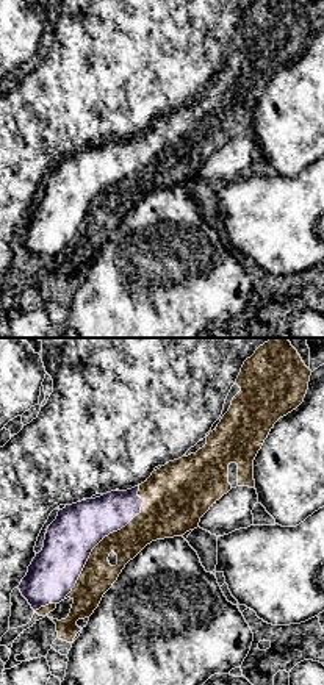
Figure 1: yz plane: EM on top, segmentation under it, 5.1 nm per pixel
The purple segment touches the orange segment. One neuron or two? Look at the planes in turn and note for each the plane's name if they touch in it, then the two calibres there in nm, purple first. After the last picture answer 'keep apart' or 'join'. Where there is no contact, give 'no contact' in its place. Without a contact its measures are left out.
yz | 260/170 nm

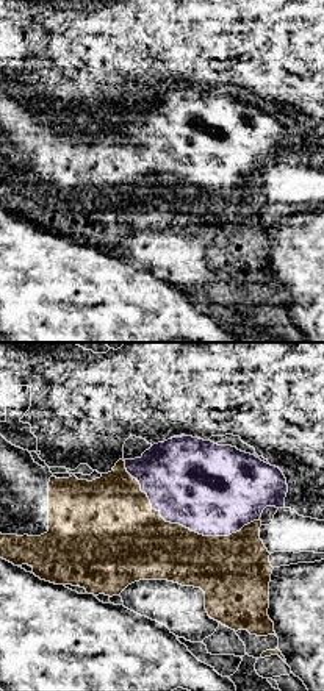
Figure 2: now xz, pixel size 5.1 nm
xz | 460/360 nm

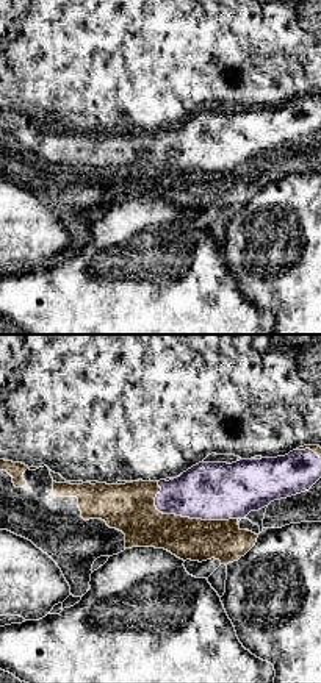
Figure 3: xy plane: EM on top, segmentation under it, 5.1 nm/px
xy | 300/220 nm

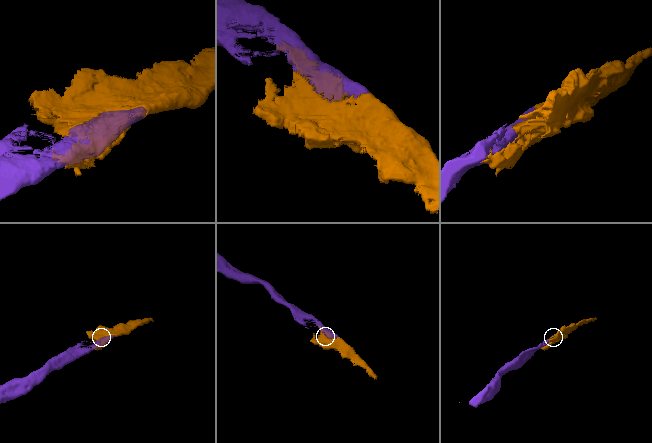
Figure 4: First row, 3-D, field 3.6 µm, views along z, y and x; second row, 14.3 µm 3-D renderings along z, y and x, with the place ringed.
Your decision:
join

